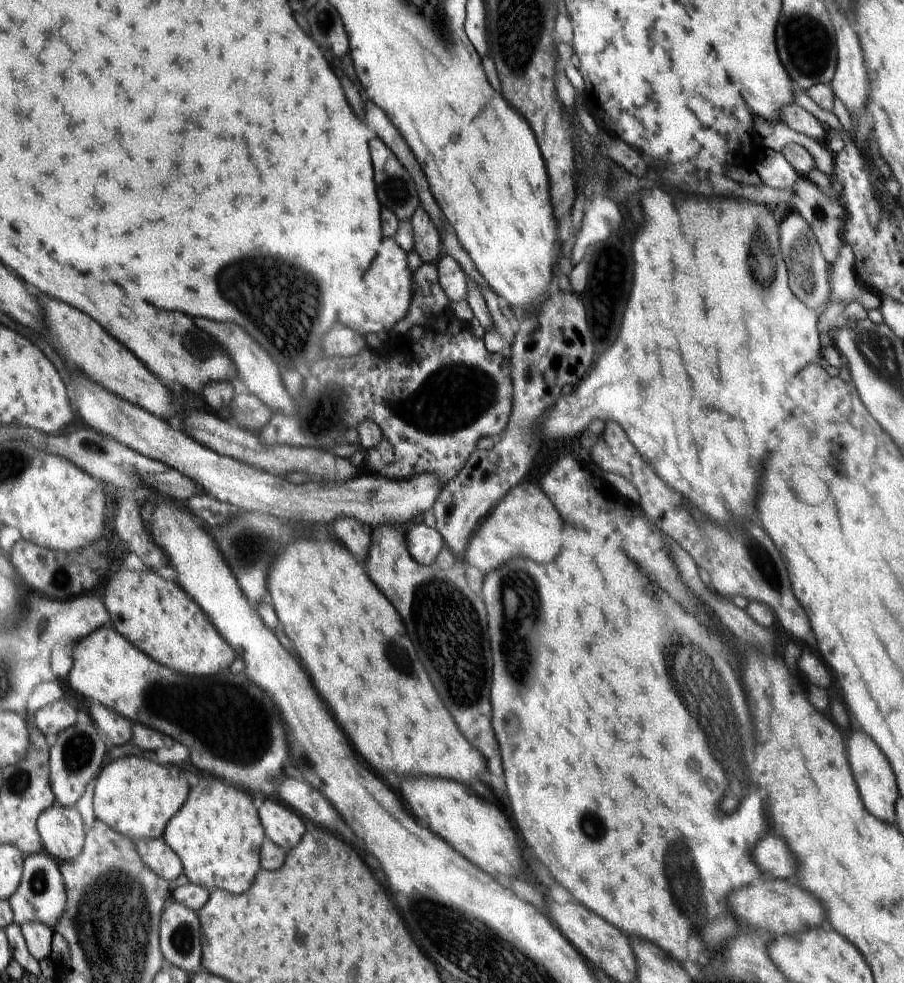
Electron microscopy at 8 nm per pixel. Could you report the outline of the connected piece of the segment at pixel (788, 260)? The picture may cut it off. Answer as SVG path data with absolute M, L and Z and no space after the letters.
M794 208L786 210L779 224L779 244L781 255L788 271L788 286L794 296L804 302L808 308L818 310L830 302L831 286L828 281L829 263L822 254L818 240L808 222Z

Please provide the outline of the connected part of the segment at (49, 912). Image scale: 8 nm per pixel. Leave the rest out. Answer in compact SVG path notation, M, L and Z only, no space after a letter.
M46 852L31 854L25 857L24 873L21 878L21 886L17 892L8 899L12 908L13 922L42 922L55 933L58 920L62 918L66 906L66 888L62 882L62 874L58 872L58 866L52 858L46 856Z

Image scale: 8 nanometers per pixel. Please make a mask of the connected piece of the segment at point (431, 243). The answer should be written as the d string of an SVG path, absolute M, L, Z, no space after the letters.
M418 205L416 212L409 220L414 235L414 251L420 256L422 262L436 262L442 257L444 247L438 236L438 228L428 216L428 212Z

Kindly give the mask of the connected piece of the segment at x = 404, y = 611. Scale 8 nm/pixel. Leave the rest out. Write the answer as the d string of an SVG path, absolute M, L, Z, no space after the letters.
M385 524L373 528L368 554L362 560L364 570L398 610L404 626L408 624L408 636L418 656L426 664L434 688L446 702L446 708L454 714L462 734L466 734L472 746L484 756L486 772L502 778L504 769L499 742L496 742L492 728L492 652L490 638L486 638L488 620L482 595L468 588L461 562L443 569L434 564L422 566L412 560L405 539L405 531L411 524Z

